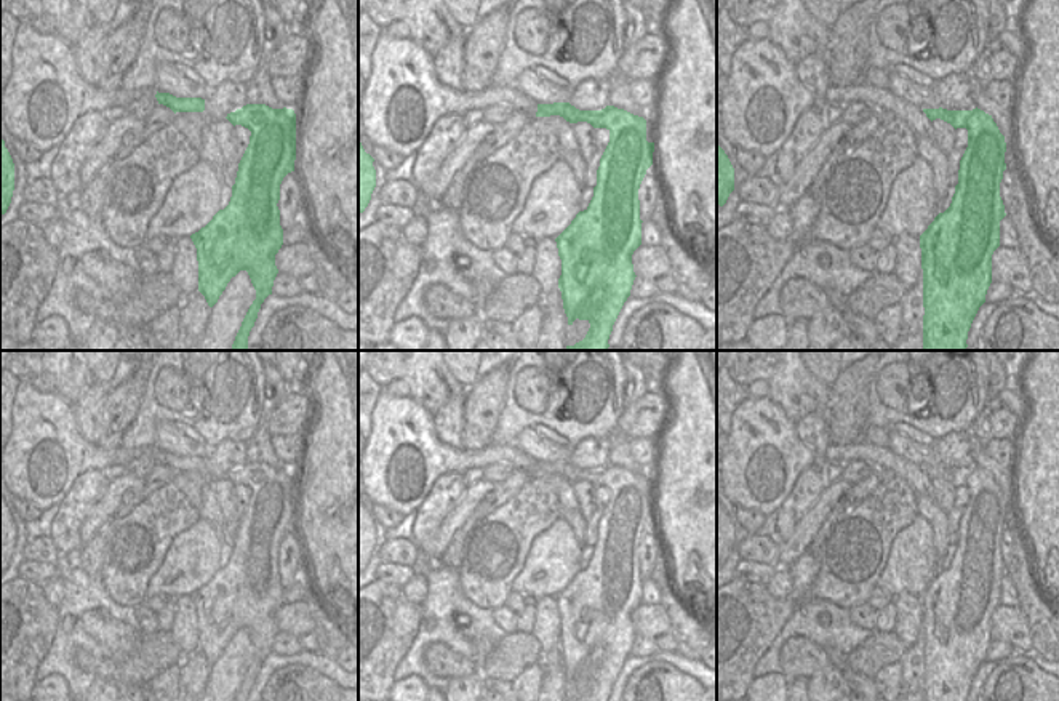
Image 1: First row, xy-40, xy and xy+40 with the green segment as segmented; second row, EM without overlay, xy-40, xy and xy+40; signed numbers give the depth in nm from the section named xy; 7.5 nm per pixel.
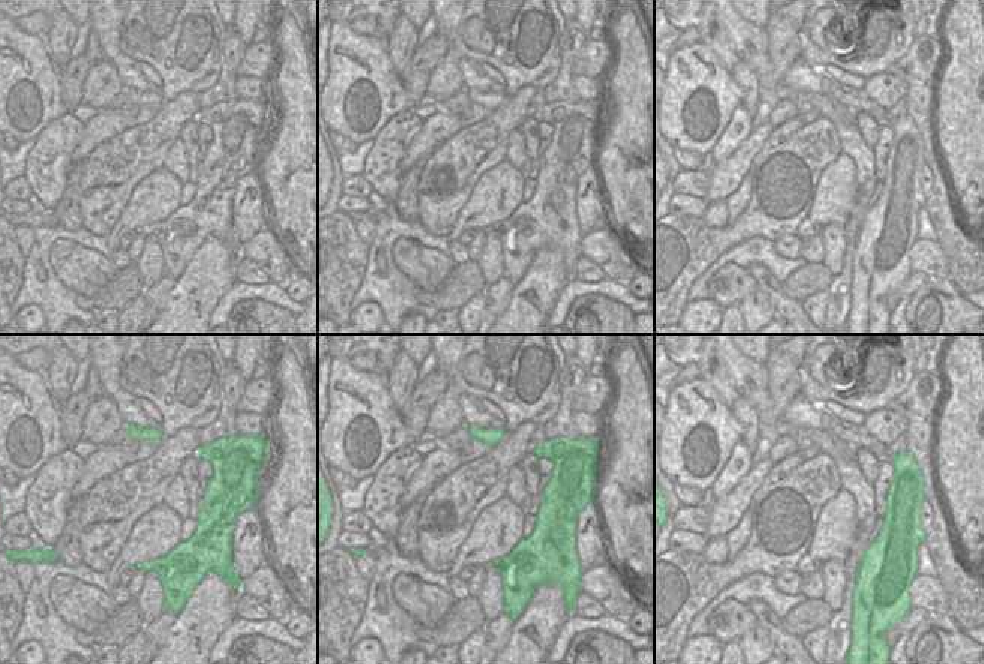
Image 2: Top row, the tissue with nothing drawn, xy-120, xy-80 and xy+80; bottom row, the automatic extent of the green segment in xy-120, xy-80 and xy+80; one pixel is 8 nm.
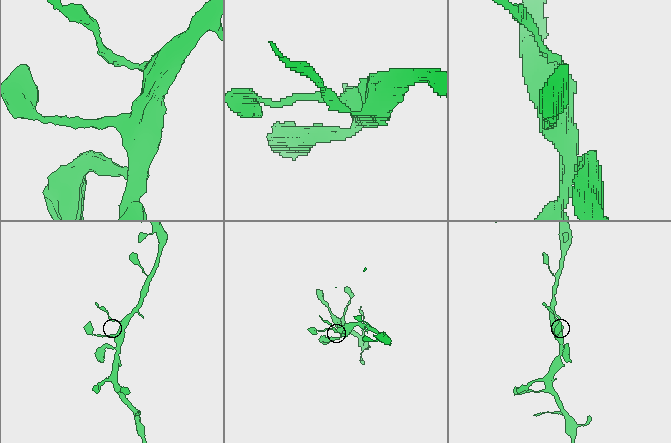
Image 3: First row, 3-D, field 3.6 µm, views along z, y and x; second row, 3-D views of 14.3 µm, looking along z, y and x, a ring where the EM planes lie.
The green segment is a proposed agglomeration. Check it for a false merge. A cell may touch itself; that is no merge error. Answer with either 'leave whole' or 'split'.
split

